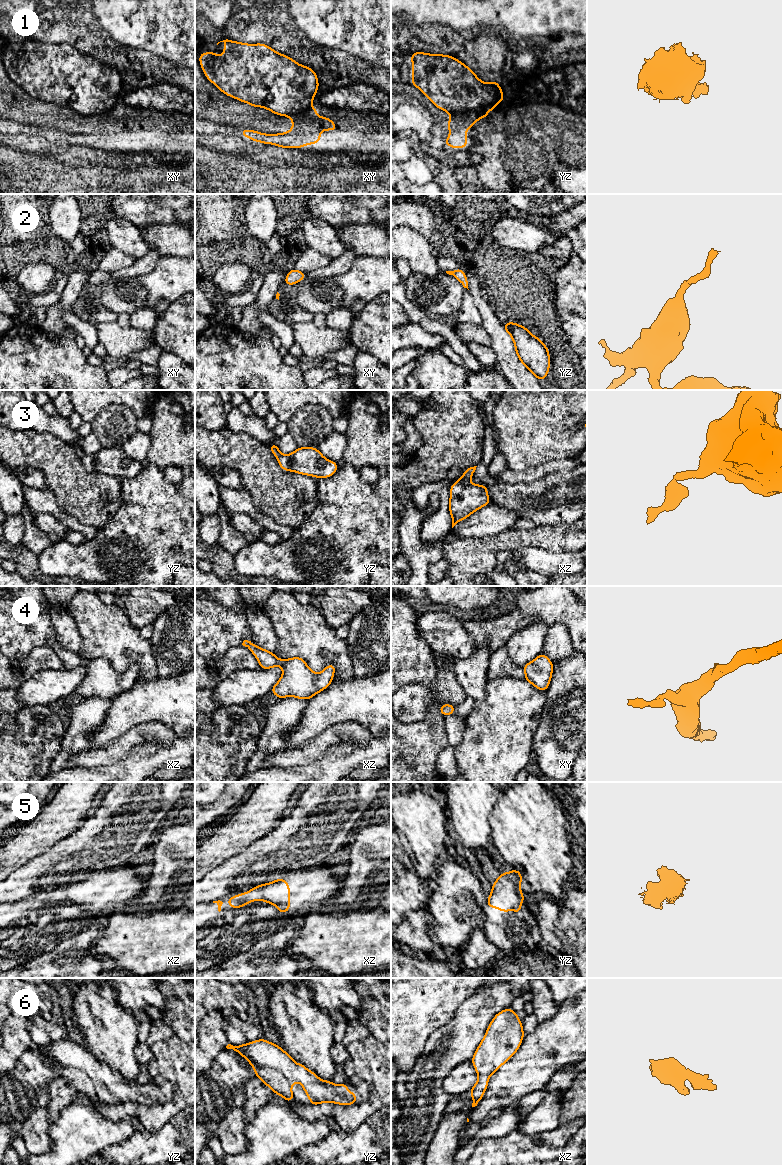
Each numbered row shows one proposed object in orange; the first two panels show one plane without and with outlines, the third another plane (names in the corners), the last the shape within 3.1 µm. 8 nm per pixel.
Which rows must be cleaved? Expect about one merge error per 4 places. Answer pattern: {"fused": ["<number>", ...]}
{"fused": ["1"]}

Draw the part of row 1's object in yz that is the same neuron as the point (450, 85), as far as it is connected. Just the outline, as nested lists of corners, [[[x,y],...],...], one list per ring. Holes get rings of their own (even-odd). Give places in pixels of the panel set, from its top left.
[[[414,52],[412,60],[412,83],[440,110],[461,114],[470,111],[493,111],[504,100],[500,84],[495,80],[484,83],[464,63],[450,55]]]

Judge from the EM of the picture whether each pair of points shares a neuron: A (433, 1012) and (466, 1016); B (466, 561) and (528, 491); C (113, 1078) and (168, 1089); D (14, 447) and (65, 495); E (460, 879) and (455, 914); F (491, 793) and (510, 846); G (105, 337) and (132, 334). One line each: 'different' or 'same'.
A: different
B: different
C: same
D: same
E: same
F: different
G: same

